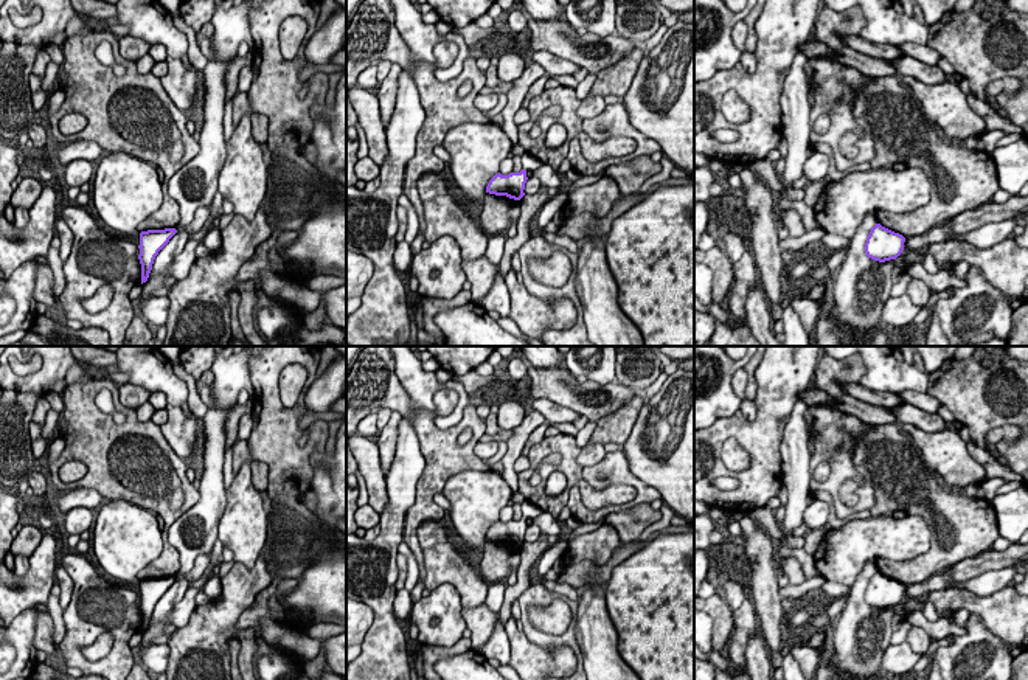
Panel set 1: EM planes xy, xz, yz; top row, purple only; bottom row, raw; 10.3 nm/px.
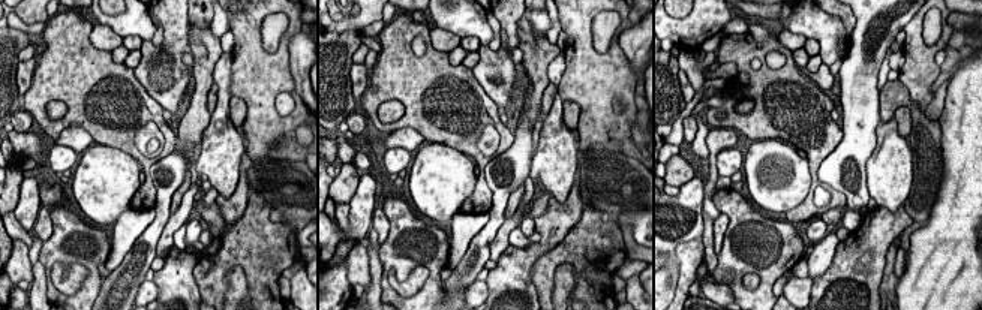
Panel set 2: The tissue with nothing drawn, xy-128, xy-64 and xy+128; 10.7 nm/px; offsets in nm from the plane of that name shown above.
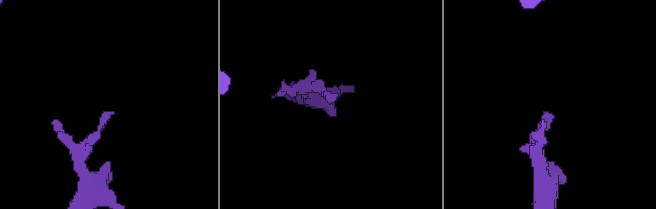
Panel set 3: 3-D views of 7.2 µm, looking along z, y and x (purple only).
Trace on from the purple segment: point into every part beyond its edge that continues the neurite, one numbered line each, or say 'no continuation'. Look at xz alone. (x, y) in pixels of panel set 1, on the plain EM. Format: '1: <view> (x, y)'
no continuation

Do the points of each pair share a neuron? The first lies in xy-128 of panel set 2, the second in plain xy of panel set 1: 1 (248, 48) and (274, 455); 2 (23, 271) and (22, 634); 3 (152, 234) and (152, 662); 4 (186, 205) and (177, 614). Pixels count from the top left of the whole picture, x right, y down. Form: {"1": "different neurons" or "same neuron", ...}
{"1": "same neuron", "2": "different neurons", "3": "different neurons", "4": "same neuron"}

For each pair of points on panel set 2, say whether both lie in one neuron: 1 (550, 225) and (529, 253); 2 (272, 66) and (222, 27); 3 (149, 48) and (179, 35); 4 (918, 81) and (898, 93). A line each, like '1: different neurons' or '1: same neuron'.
1: same neuron
2: different neurons
3: same neuron
4: different neurons

